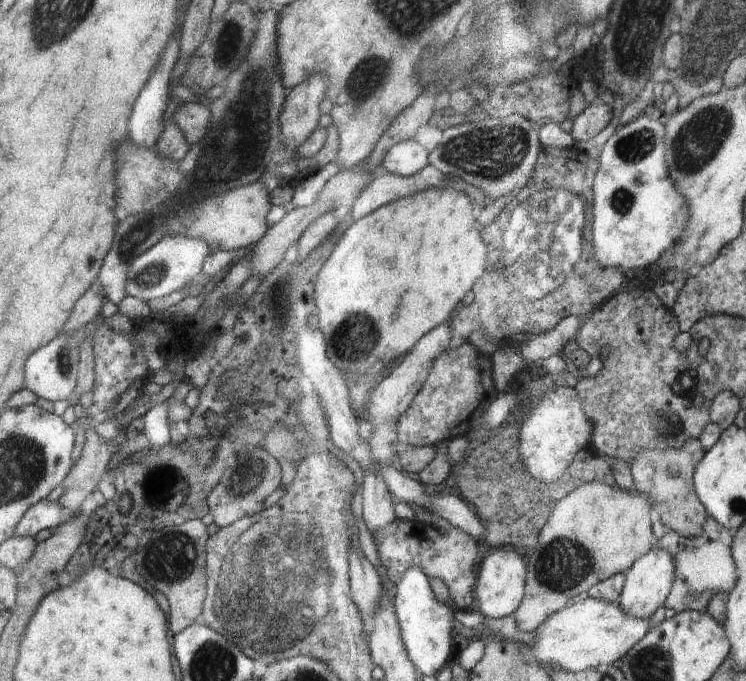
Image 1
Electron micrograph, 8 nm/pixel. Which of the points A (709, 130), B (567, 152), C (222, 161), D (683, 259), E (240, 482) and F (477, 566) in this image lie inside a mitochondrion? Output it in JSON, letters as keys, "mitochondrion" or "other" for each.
{"A":"mitochondrion","B":"other","C":"mitochondrion","D":"other","E":"mitochondrion","F":"other"}

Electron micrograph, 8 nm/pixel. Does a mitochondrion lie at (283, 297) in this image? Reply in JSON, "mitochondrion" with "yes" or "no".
{"mitochondrion":"yes"}

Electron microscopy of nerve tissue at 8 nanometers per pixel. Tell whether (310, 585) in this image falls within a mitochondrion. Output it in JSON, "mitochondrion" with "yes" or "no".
{"mitochondrion":"yes"}

